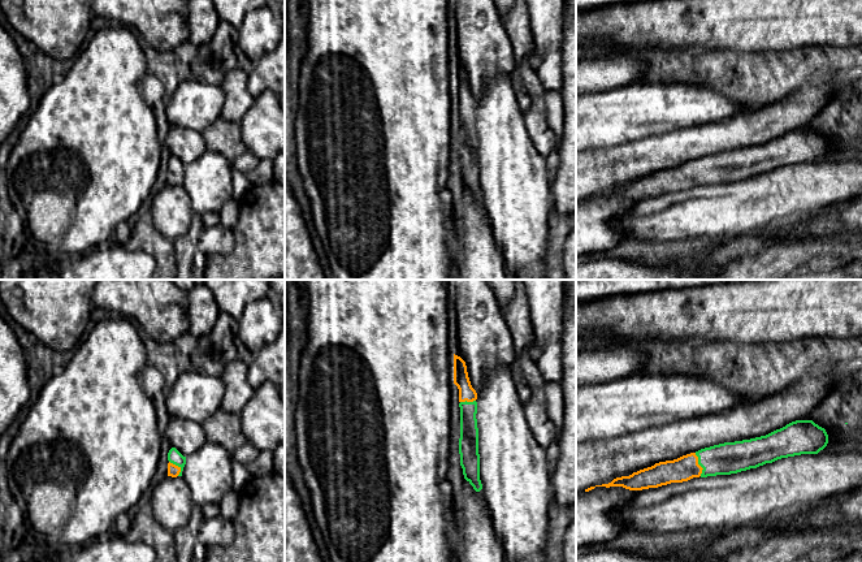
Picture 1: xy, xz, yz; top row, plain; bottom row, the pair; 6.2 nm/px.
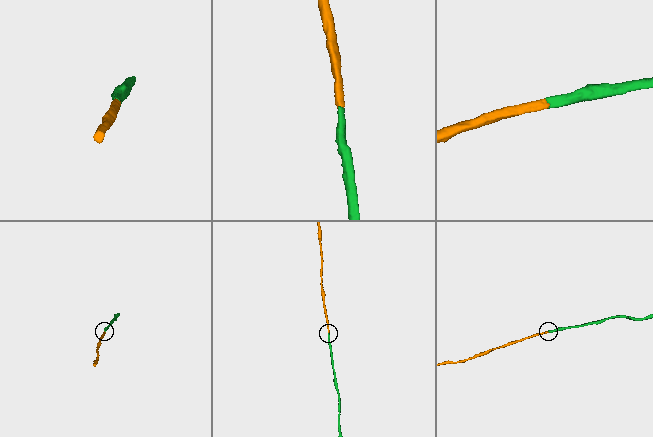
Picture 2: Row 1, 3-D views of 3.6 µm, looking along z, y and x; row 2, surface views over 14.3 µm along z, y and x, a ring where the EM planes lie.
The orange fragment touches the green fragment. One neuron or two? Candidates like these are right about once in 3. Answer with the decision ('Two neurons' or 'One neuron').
One neuron

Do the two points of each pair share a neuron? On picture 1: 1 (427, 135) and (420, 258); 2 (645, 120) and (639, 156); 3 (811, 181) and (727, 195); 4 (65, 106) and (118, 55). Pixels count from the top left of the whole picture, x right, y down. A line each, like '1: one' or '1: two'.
1: one
2: two
3: one
4: one

